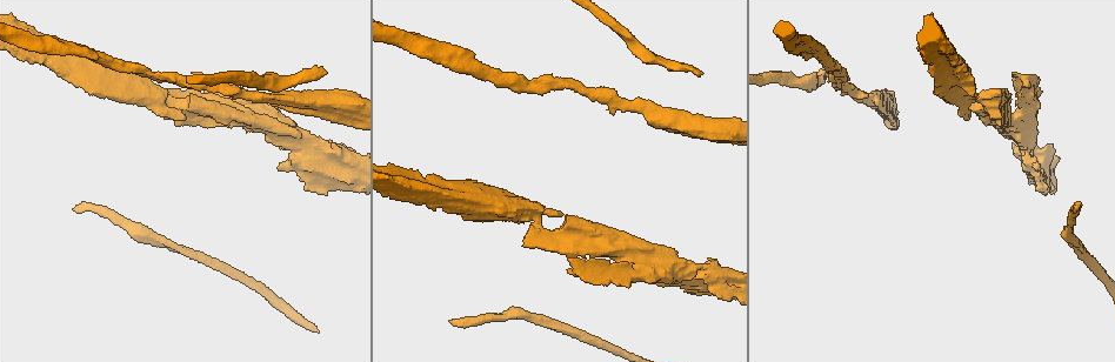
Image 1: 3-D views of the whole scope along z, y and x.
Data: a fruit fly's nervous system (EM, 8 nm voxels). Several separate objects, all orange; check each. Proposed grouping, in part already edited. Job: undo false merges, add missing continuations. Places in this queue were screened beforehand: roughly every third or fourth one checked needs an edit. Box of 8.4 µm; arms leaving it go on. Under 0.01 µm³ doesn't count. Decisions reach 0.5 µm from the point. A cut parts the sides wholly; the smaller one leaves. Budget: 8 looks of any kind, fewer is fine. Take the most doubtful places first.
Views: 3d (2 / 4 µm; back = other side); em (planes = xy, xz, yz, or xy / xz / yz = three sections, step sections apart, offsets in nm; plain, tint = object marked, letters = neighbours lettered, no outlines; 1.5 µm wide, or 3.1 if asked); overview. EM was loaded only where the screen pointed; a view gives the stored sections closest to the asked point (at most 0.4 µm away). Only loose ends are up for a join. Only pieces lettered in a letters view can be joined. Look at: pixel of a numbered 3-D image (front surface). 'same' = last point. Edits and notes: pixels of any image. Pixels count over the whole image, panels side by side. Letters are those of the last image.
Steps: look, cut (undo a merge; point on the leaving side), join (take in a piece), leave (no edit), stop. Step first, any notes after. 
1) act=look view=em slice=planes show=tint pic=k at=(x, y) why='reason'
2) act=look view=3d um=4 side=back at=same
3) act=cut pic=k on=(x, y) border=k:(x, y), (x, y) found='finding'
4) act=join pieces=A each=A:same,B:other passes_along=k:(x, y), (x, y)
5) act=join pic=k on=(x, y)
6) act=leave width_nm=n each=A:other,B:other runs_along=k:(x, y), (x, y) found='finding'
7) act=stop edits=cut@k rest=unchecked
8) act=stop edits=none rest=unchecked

act=look view=em slice=yz step=8 show=tint pic=1 at=(699, 76) why='branch stops here'

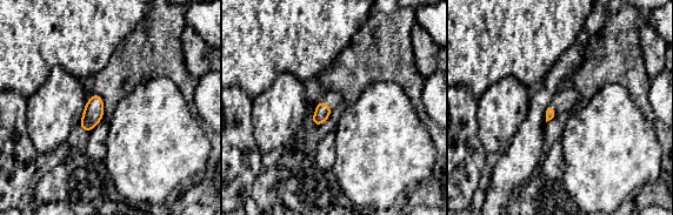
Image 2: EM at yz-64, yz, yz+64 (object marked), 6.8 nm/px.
act=look view=em slice=xy step=8 show=letters at=same

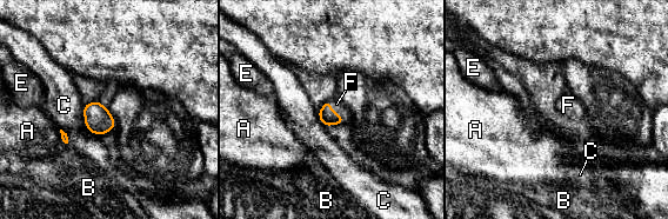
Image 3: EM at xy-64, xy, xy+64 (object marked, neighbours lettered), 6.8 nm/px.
act=join pic=3 on=(336, 104) each=A:other,B:other,C:other,E:other,F:same found='it goes on there'

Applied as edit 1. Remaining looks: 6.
act=look view=overview why='redraw'

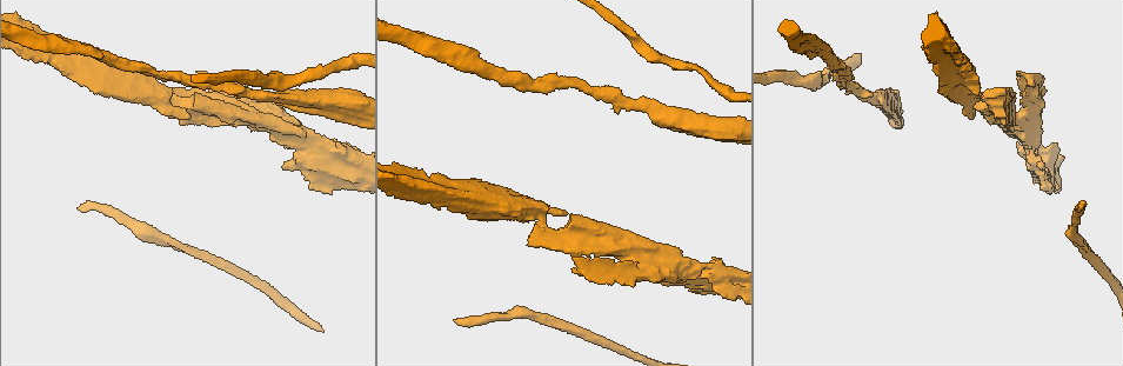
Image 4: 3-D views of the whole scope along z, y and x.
act=look view=em slice=planes show=tint pic=4 at=(453, 320) why='free end'

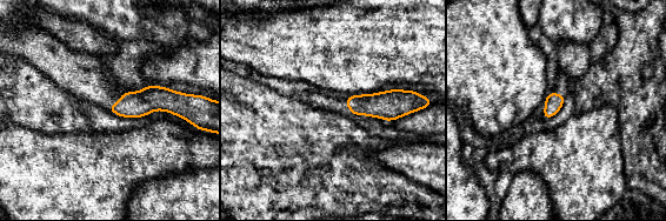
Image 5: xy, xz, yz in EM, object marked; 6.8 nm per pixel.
act=look view=em slice=planes show=letters at=same why='see the neighbours'

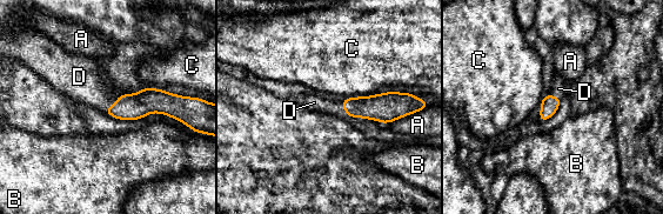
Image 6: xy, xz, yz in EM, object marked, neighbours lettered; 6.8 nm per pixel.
act=join pic=6 on=(84, 84) each=A:other,B:other,C:other,D:same passes_along=6:(146, 101), (114, 104), (84, 84) found='the neuron continues'

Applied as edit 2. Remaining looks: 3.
act=look view=overview

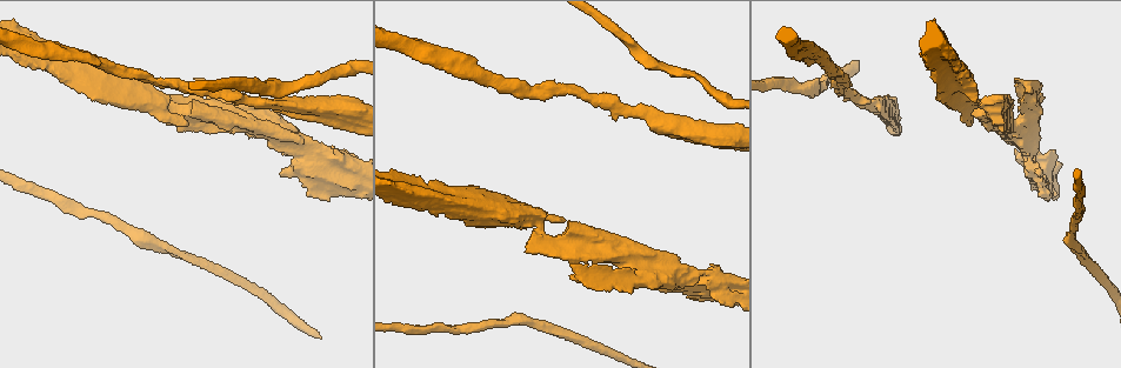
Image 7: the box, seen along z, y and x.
act=look view=em slice=planes show=letters pic=7 at=(222, 122) why='branch stops here'

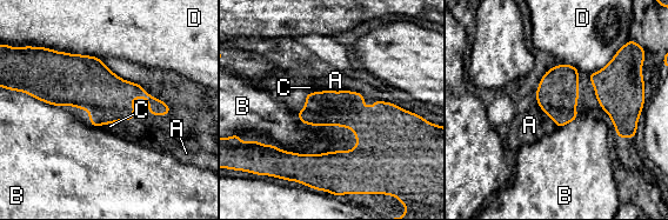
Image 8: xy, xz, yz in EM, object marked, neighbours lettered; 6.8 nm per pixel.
act=leave each=A:other,B:other,C:other,D:other border=8:(324, 90), (306, 93) found='none of them fits'

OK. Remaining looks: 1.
act=stop edits=join@3,join@6 rest=unchecked

